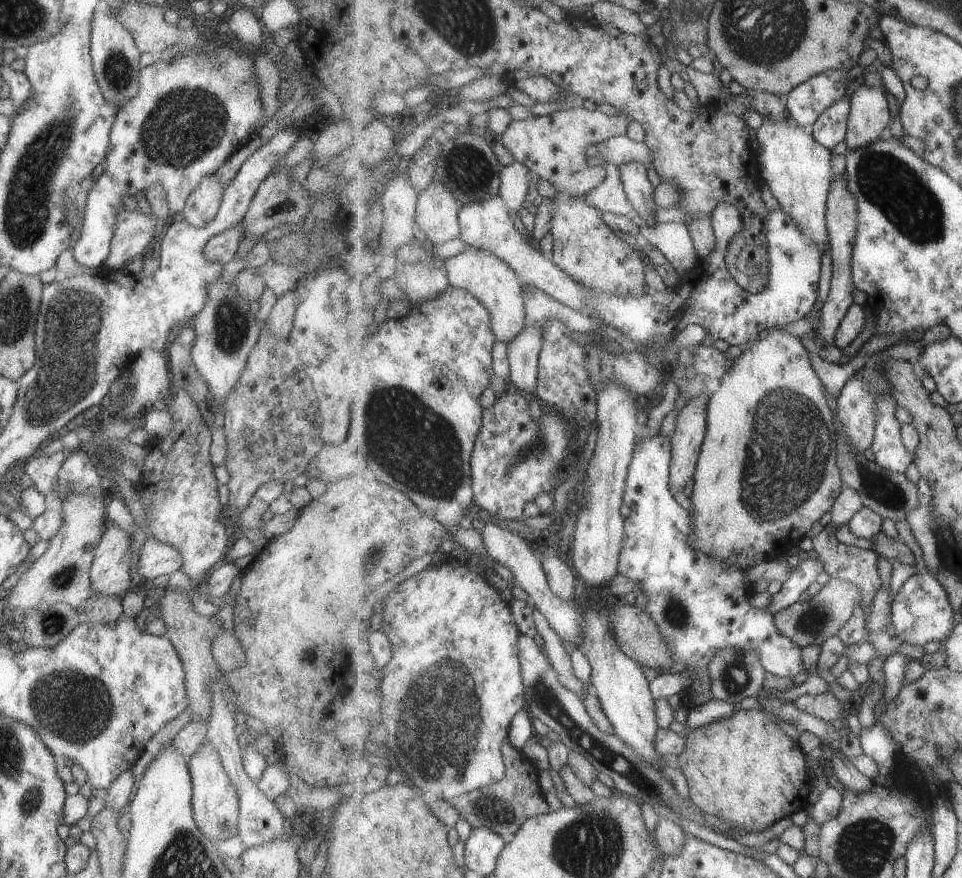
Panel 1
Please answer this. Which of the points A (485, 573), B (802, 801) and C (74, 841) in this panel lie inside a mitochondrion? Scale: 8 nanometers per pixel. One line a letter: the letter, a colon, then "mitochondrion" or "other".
A: other
B: other
C: other

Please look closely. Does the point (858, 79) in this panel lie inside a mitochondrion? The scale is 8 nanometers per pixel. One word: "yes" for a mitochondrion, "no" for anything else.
no

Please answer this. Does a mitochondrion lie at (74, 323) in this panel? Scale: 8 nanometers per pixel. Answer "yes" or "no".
yes

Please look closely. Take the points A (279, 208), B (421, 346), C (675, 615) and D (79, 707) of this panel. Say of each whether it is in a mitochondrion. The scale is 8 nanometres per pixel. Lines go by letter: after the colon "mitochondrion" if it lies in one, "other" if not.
A: other
B: other
C: mitochondrion
D: mitochondrion

